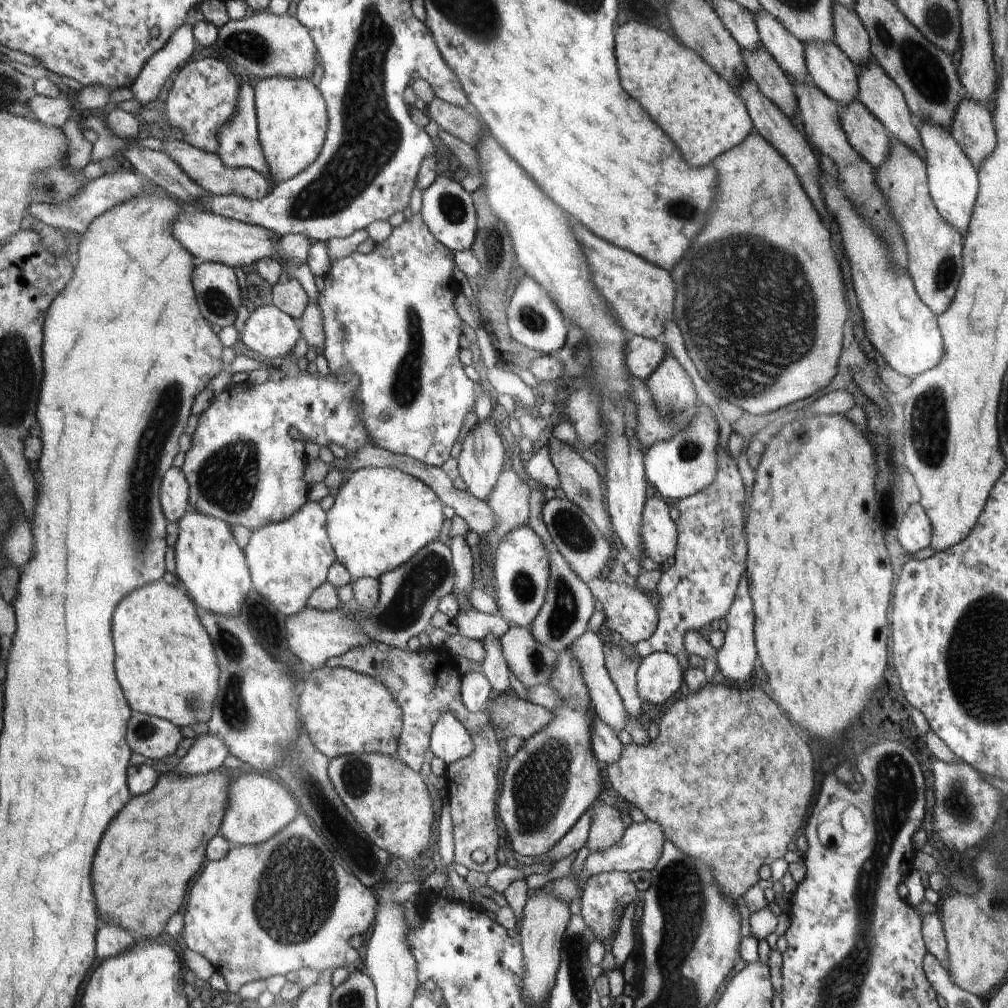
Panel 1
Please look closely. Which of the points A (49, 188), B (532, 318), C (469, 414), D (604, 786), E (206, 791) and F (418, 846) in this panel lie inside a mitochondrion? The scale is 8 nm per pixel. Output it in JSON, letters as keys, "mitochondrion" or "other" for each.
{"A":"mitochondrion","B":"mitochondrion","C":"other","D":"other","E":"other","F":"other"}

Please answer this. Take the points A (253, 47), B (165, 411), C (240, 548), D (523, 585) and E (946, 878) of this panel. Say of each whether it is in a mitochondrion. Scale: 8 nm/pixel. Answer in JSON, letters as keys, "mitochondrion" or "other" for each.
{"A":"mitochondrion","B":"mitochondrion","C":"other","D":"mitochondrion","E":"other"}

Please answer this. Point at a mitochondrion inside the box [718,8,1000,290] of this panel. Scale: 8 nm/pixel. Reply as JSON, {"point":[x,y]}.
{"point":[911,57]}

